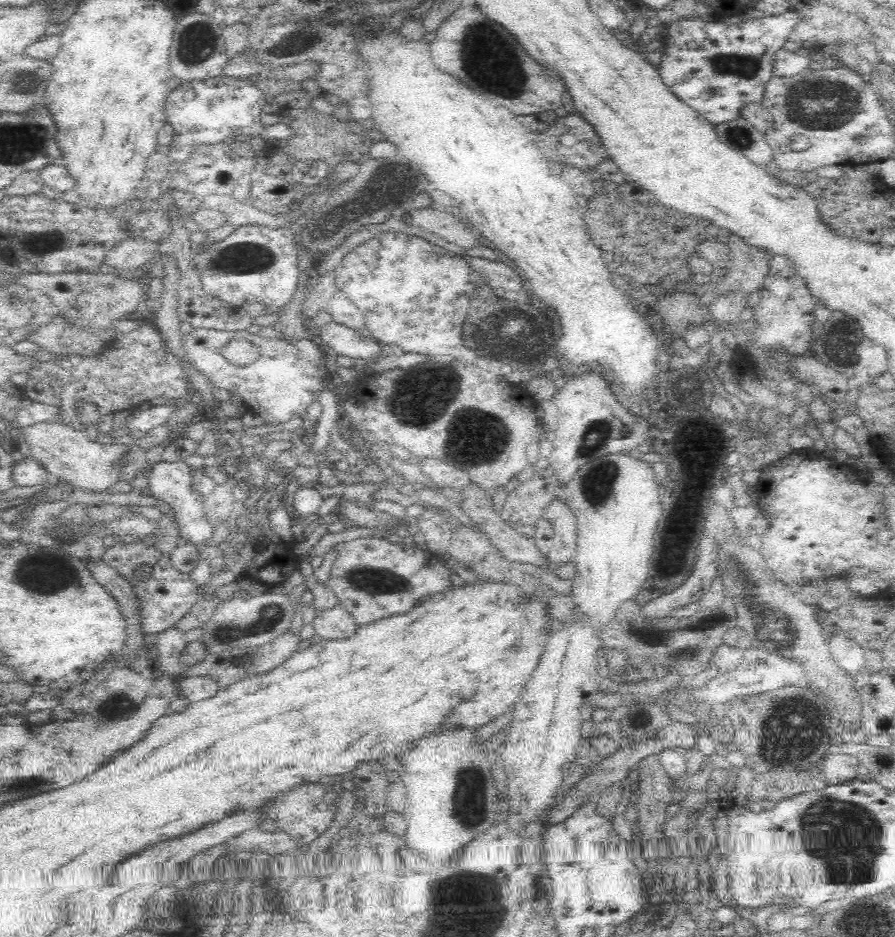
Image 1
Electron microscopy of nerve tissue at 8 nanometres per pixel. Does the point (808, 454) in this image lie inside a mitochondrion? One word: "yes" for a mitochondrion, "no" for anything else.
no

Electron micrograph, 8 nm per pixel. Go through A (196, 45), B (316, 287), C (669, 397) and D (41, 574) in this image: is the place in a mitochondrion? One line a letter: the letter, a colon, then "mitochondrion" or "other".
A: mitochondrion
B: other
C: other
D: mitochondrion

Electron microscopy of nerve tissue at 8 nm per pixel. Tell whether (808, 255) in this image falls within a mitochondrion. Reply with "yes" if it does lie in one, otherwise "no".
no

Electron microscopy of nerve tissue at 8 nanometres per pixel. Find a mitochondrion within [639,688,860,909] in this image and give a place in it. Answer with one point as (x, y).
(785, 746)

